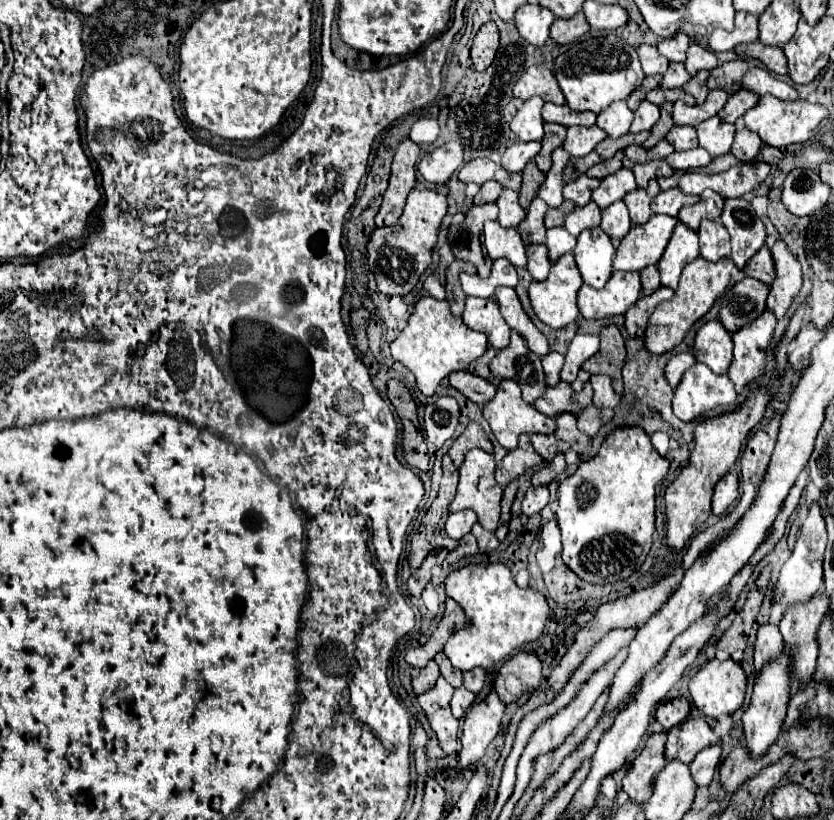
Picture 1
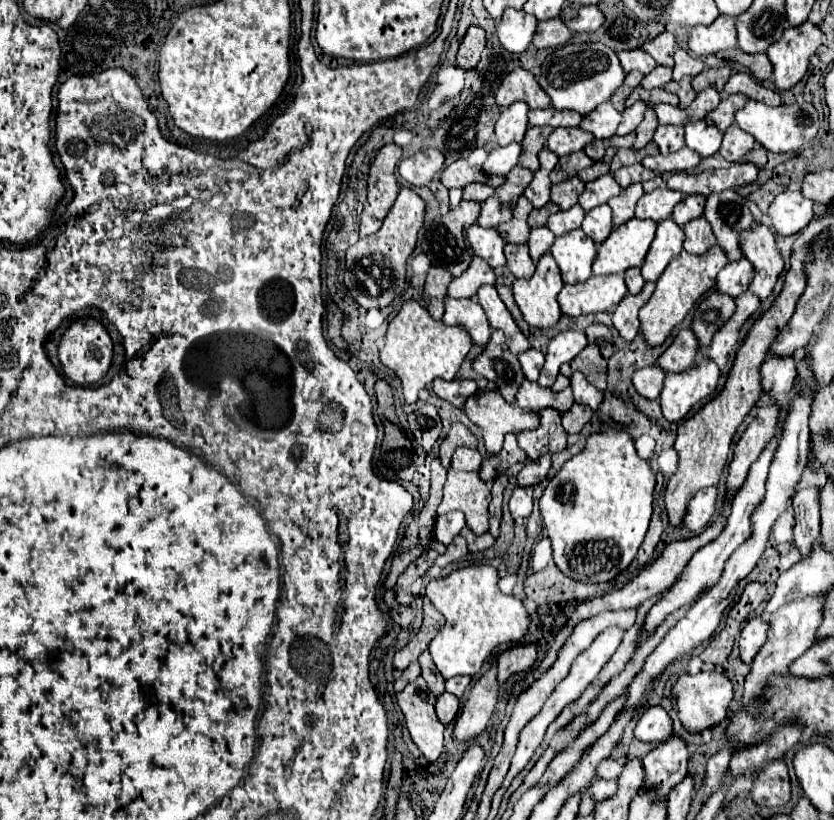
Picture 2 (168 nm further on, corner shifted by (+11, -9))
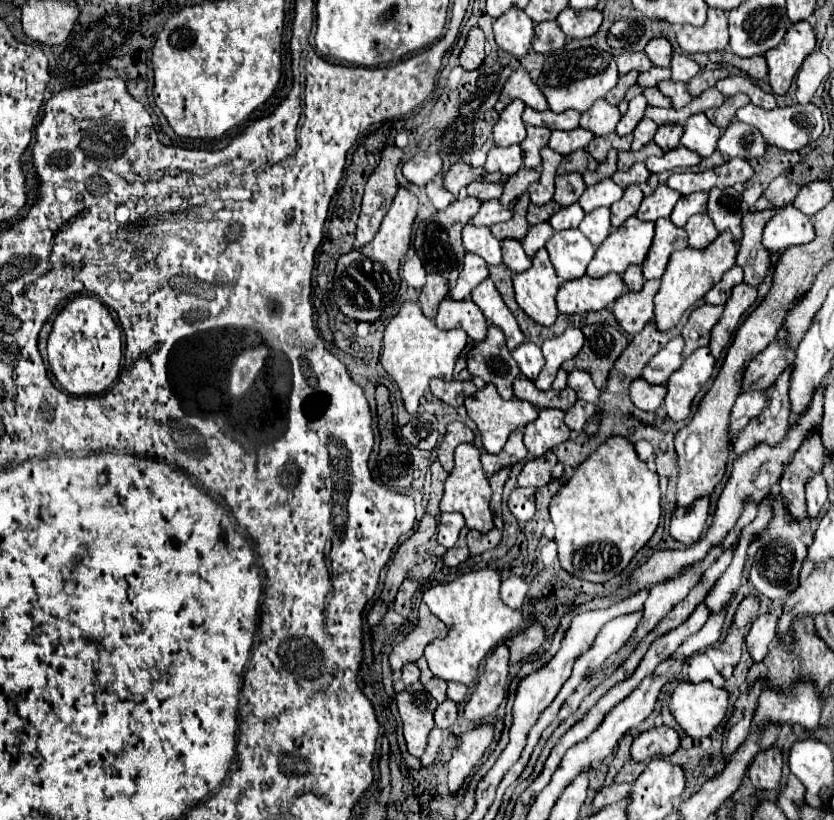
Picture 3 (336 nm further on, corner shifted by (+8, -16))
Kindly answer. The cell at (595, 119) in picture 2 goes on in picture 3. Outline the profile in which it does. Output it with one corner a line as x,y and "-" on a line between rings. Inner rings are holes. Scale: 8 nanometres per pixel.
599,98
587,112
581,114
581,126
585,130
591,130
595,136
605,136
609,132
615,132
619,118
621,114
617,106
611,106
605,98

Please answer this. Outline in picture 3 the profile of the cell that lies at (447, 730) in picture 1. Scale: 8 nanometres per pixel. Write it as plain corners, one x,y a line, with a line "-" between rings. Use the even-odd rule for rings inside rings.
421,682
407,686
403,692
395,696
397,710
403,720
403,736
407,744
407,752
419,758
425,752
427,736
433,724
433,712
437,708
435,698
423,688

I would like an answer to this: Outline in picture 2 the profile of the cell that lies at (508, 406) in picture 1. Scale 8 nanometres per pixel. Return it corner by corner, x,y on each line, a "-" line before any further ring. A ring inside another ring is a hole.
496,387
470,397
470,401
466,401
464,413
476,427
480,427
486,451
490,455
502,451
502,443
508,433
538,429
540,425
538,413
526,413
524,409
506,403

